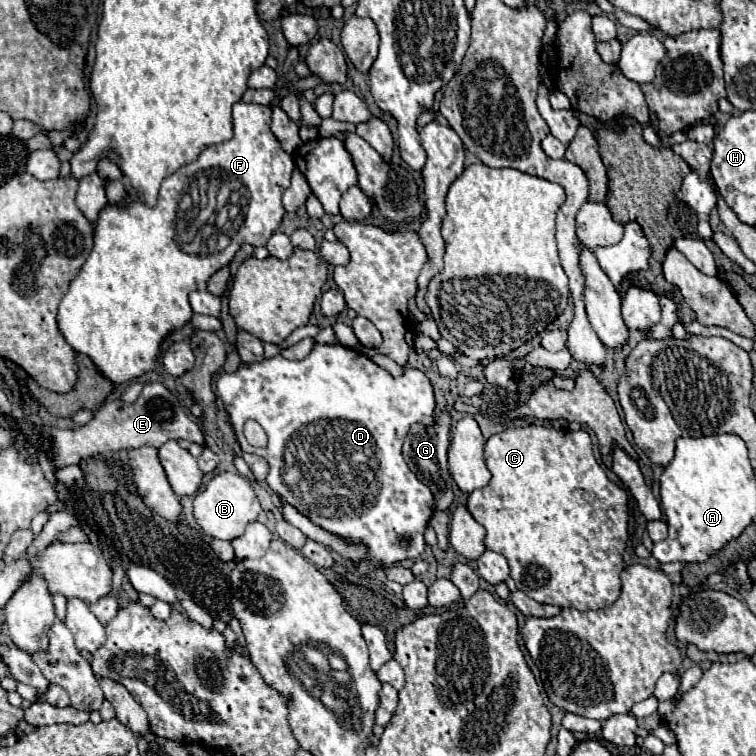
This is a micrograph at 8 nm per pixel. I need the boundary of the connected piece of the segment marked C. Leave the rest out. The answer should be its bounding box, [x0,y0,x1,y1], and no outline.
[467,424,627,610]

